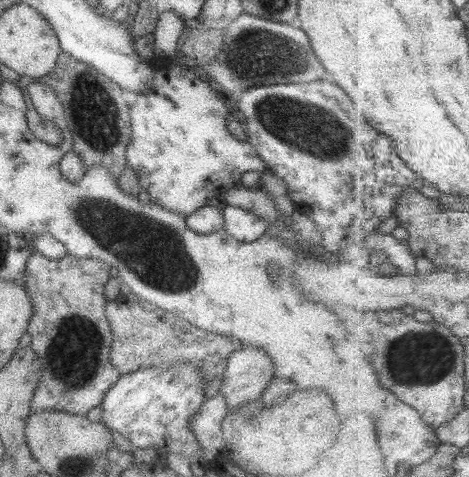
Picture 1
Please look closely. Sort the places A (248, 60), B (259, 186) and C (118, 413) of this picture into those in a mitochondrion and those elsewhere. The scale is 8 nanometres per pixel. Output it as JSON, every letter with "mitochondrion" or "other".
{"A":"mitochondrion","B":"other","C":"other"}

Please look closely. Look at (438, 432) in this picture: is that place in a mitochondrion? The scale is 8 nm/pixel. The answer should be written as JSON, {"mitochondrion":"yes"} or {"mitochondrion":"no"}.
{"mitochondrion":"no"}

